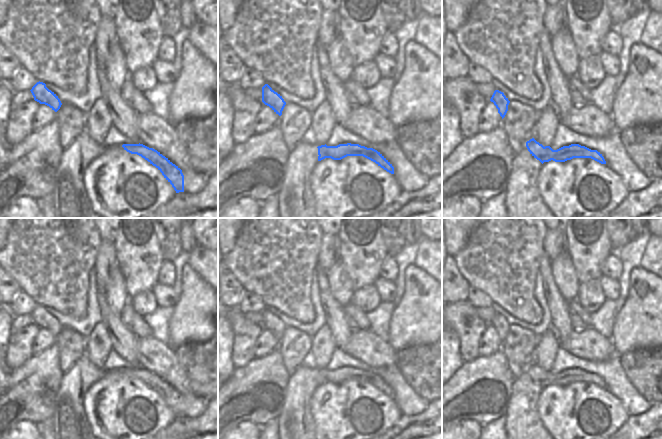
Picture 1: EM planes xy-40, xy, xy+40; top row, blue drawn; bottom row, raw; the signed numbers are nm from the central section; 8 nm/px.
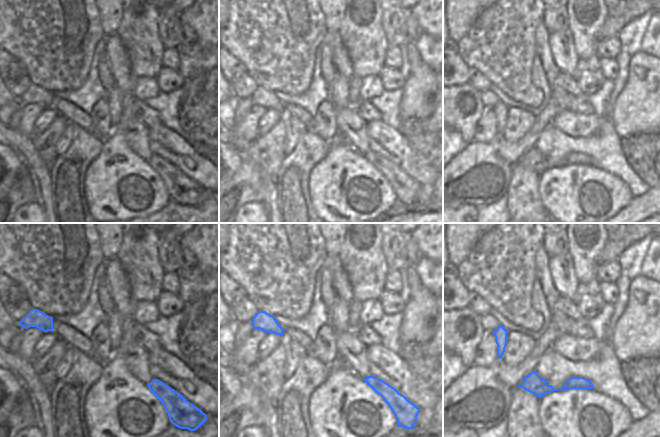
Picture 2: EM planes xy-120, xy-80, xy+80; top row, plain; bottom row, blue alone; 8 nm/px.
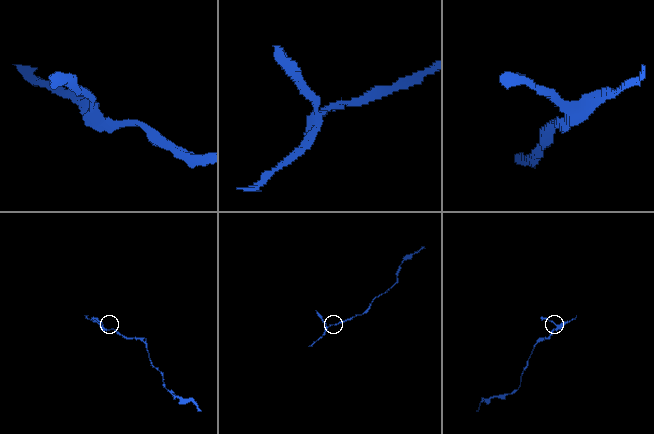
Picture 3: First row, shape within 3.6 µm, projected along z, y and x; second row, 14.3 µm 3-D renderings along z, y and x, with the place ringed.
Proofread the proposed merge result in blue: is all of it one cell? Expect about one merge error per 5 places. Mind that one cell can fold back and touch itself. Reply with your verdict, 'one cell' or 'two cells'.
one cell

